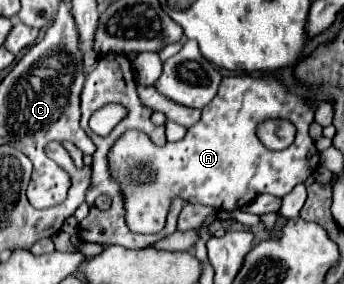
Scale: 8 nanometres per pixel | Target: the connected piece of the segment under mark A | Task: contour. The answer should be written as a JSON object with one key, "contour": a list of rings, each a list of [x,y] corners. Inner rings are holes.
{"contour":[[[269,73],[262,77],[238,74],[222,79],[218,95],[202,109],[200,121],[188,129],[182,141],[166,143],[164,147],[158,147],[144,133],[126,131],[110,151],[110,171],[112,171],[112,177],[122,185],[126,193],[128,227],[136,233],[160,233],[162,225],[166,223],[170,201],[174,197],[182,197],[186,203],[200,203],[200,205],[210,205],[216,209],[234,211],[234,209],[242,209],[256,195],[262,195],[262,193],[268,193],[274,197],[288,195],[298,183],[304,183],[320,165],[320,153],[312,137],[308,135],[308,127],[312,121],[314,121],[314,107],[302,97],[290,95],[282,79],[276,74]],[[272,117],[284,117],[296,125],[294,143],[282,151],[268,151],[254,133],[260,121],[272,119]],[[140,165],[144,165],[146,169],[150,167],[156,179],[152,183],[144,183],[136,187],[134,169],[138,169]]]}

